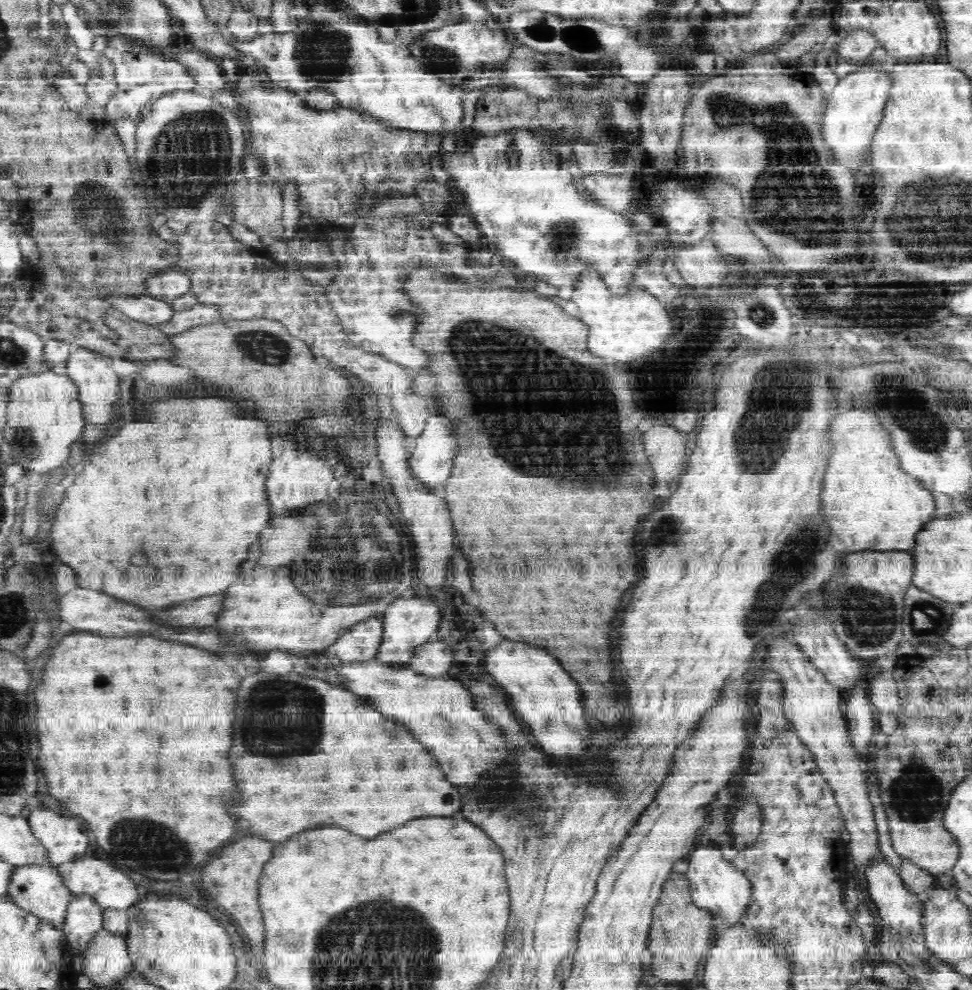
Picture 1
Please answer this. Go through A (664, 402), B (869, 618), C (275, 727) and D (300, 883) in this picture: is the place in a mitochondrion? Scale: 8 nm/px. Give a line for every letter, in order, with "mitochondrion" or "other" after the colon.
A: other
B: mitochondrion
C: mitochondrion
D: other

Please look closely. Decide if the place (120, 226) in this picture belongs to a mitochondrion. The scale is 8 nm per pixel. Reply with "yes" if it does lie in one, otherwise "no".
yes

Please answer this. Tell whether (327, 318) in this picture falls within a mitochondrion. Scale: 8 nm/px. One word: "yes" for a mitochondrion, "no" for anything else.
no

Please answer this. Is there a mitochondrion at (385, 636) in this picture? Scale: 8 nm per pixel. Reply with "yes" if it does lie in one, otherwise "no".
no

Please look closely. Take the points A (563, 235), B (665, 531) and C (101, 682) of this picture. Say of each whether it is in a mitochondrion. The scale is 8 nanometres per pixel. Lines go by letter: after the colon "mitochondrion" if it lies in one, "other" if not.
A: mitochondrion
B: mitochondrion
C: other

